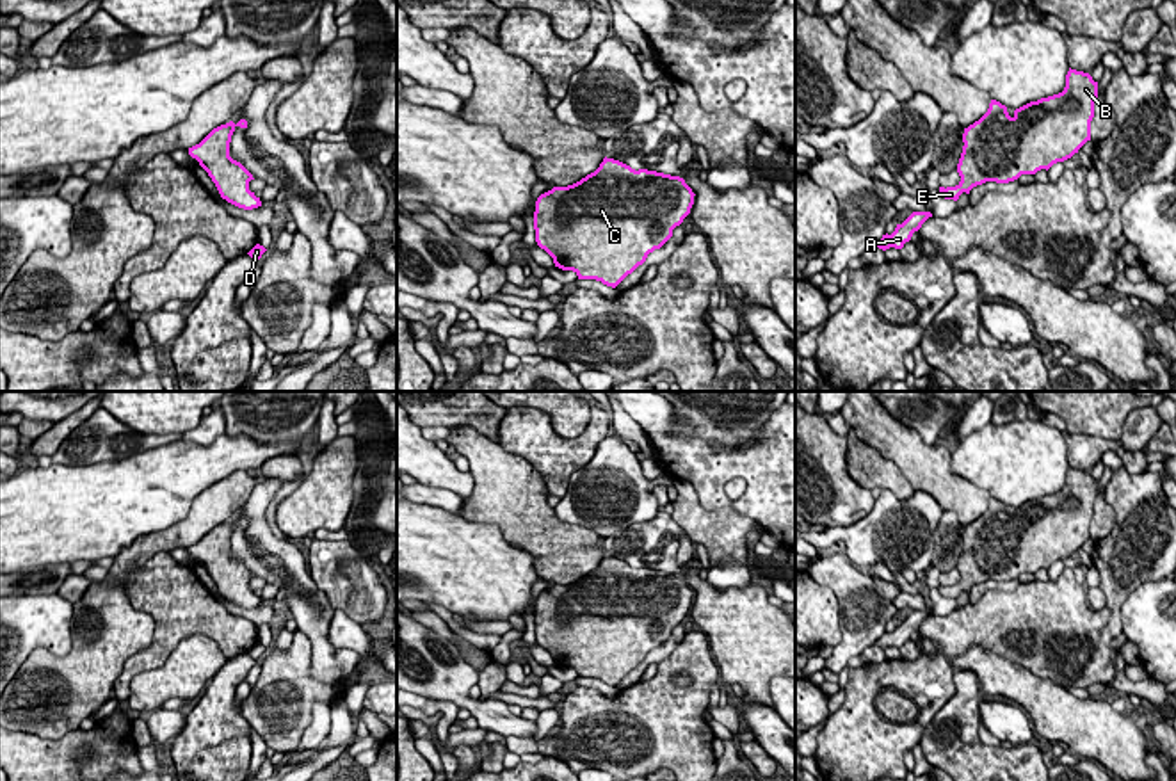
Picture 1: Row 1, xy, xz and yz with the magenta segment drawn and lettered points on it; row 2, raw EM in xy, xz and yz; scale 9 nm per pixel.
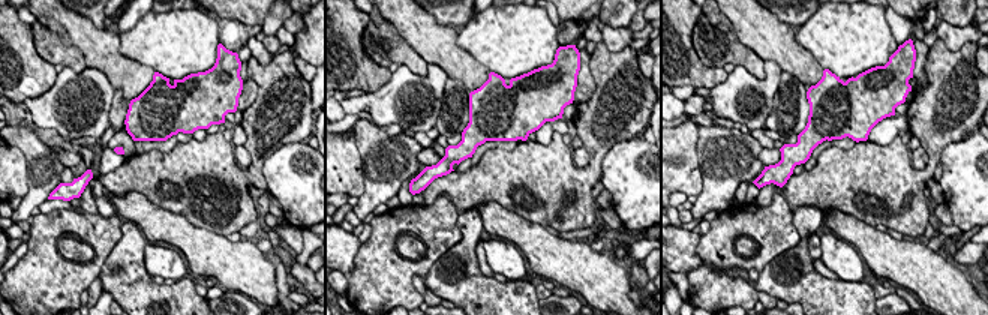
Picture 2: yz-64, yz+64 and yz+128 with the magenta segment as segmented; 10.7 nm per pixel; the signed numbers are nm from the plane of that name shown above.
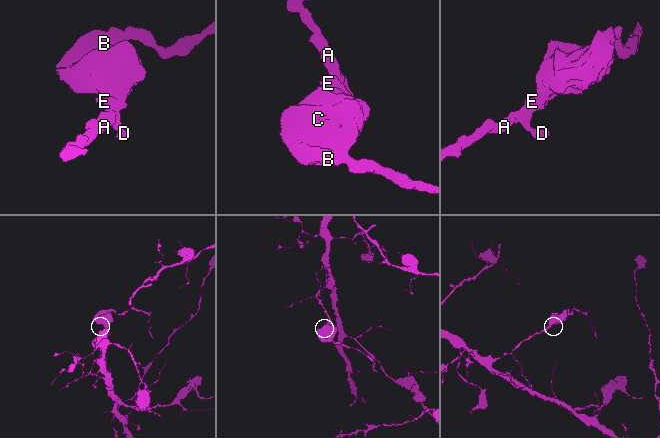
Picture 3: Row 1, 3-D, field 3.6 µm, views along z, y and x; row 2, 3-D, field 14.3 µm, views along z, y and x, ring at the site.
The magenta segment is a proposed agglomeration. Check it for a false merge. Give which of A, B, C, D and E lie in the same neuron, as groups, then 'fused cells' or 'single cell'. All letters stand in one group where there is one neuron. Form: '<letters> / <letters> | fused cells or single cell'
A B C D E | single cell

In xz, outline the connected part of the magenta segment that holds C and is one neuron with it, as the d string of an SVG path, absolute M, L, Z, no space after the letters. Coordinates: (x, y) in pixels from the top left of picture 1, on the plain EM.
M605 555L600 566L580 580L553 585L537 596L536 640L553 656L555 665L573 669L578 678L596 678L616 687L673 635L673 628L690 612L694 594L680 575L635 569Z

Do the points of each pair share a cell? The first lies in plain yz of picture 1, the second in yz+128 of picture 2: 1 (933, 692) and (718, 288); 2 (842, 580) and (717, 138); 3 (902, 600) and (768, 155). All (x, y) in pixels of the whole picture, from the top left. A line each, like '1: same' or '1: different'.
1: same
2: same
3: same

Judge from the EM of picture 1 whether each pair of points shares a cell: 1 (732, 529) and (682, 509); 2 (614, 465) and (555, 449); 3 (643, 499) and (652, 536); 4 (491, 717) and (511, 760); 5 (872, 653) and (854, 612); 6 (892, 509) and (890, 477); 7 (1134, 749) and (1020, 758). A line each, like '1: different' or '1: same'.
1: same
2: different
3: different
4: different
5: different
6: different
7: different

